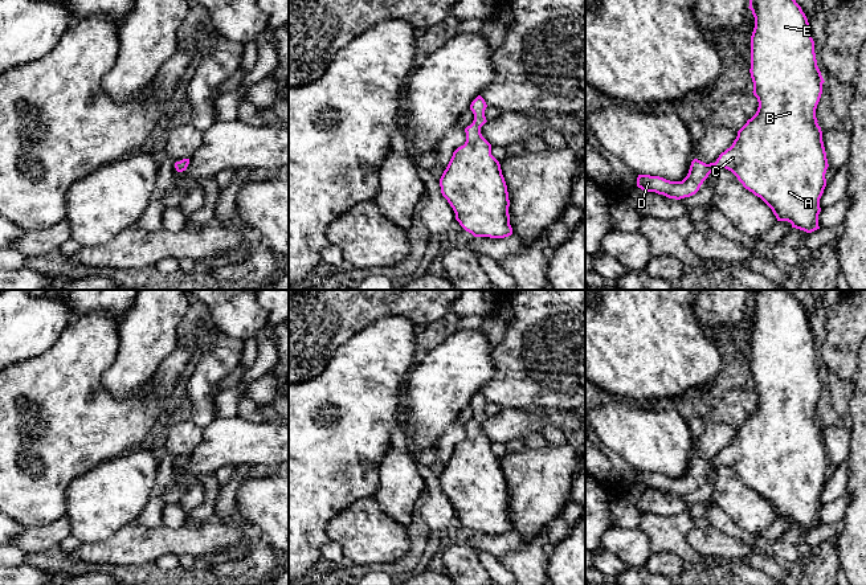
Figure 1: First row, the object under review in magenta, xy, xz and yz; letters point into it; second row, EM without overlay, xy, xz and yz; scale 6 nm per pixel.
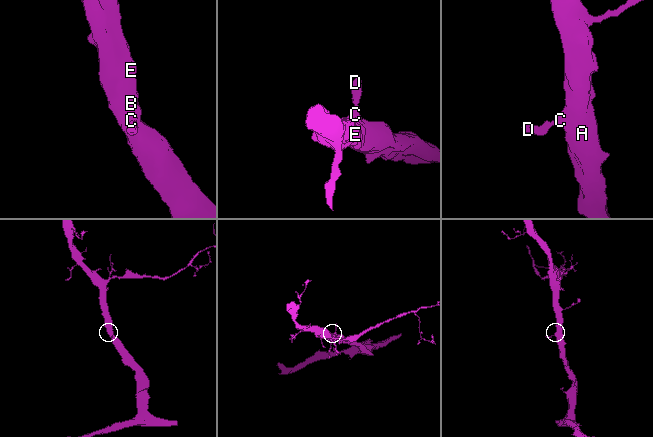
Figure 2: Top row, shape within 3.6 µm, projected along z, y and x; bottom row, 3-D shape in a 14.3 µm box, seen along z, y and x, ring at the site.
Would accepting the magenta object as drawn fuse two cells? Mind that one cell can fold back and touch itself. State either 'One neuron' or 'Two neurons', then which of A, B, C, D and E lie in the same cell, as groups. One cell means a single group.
One neuron. Groups: A B C D E

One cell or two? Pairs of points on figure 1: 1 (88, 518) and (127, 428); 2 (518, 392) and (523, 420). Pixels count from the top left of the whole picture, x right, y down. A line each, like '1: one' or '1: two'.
1: two
2: two

